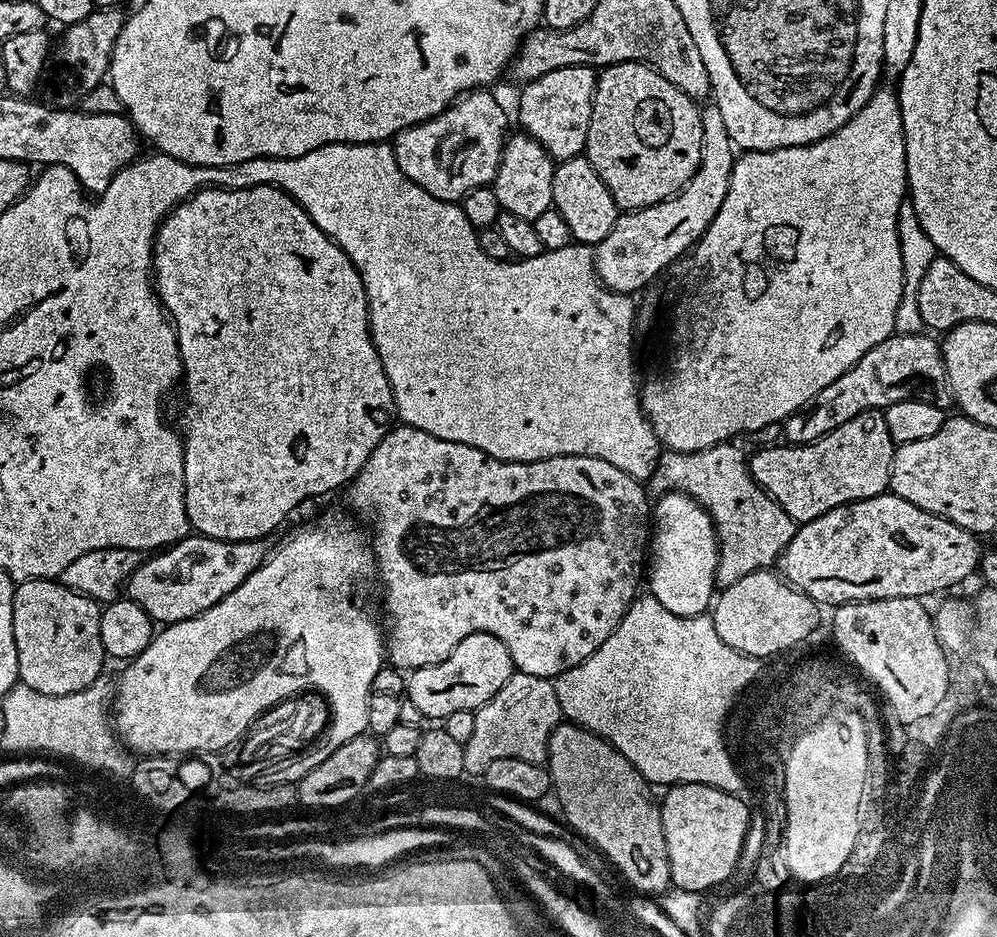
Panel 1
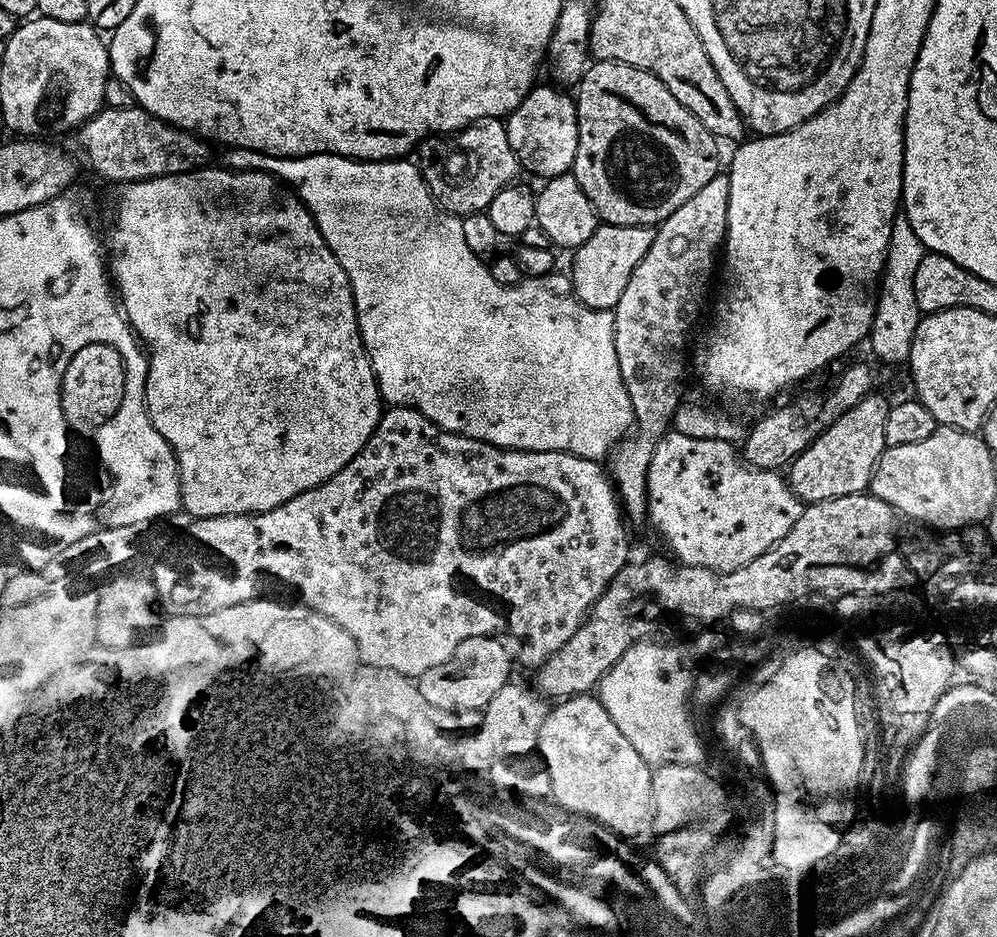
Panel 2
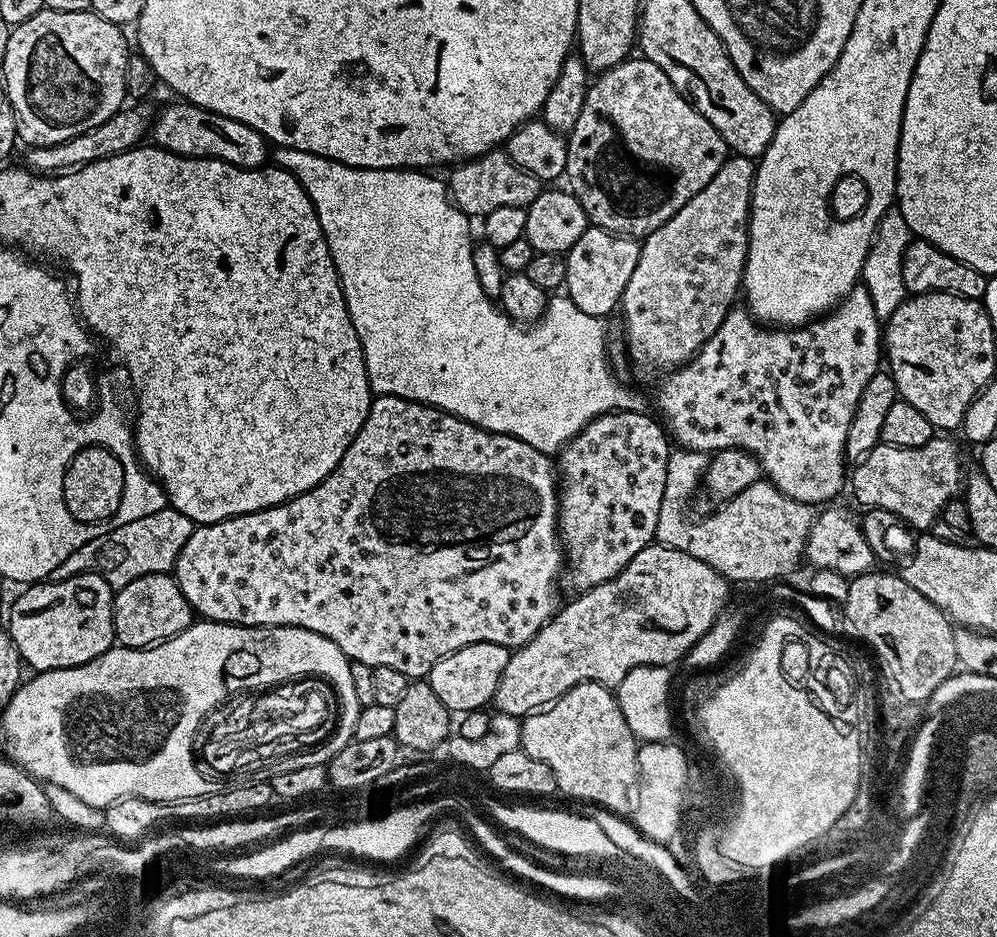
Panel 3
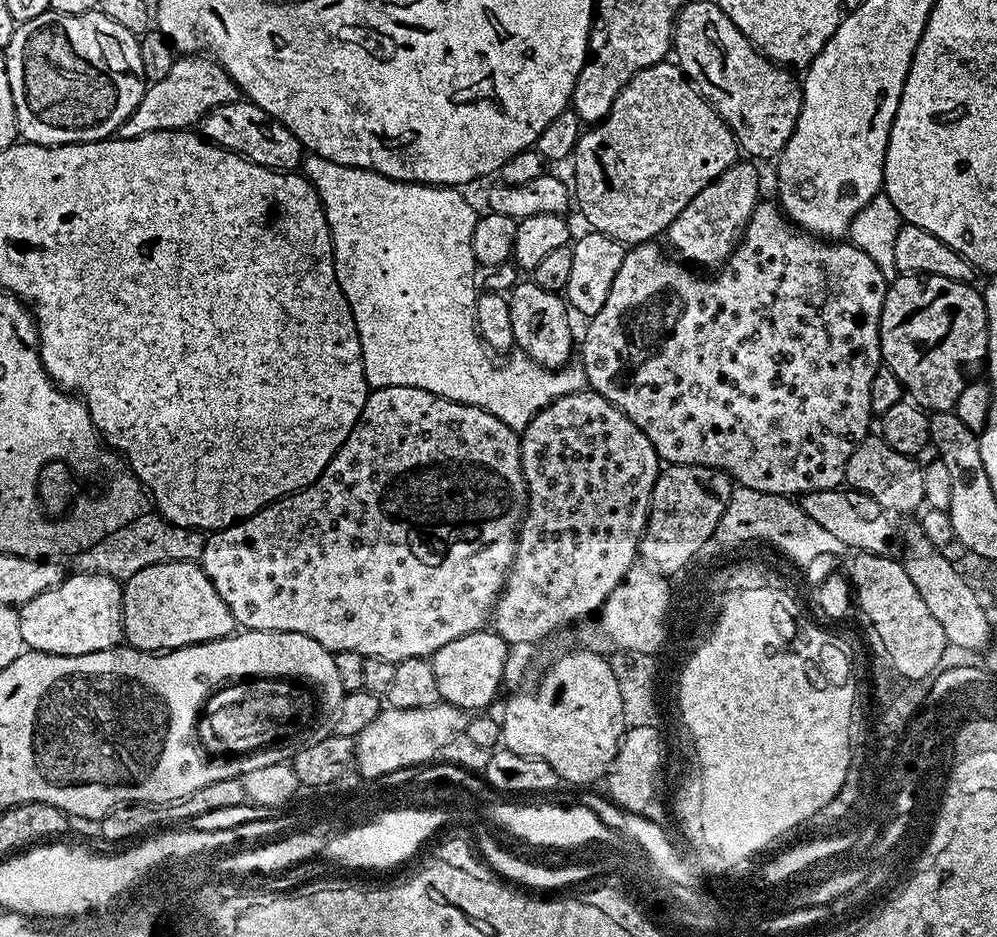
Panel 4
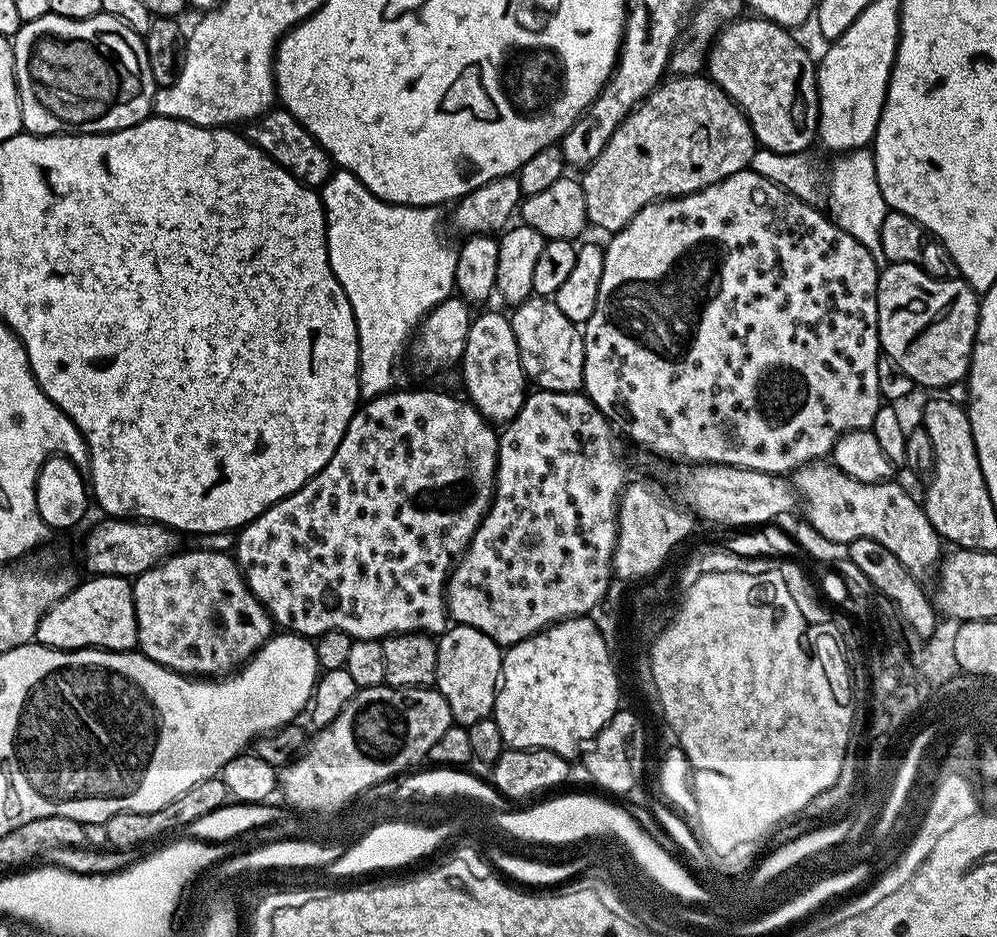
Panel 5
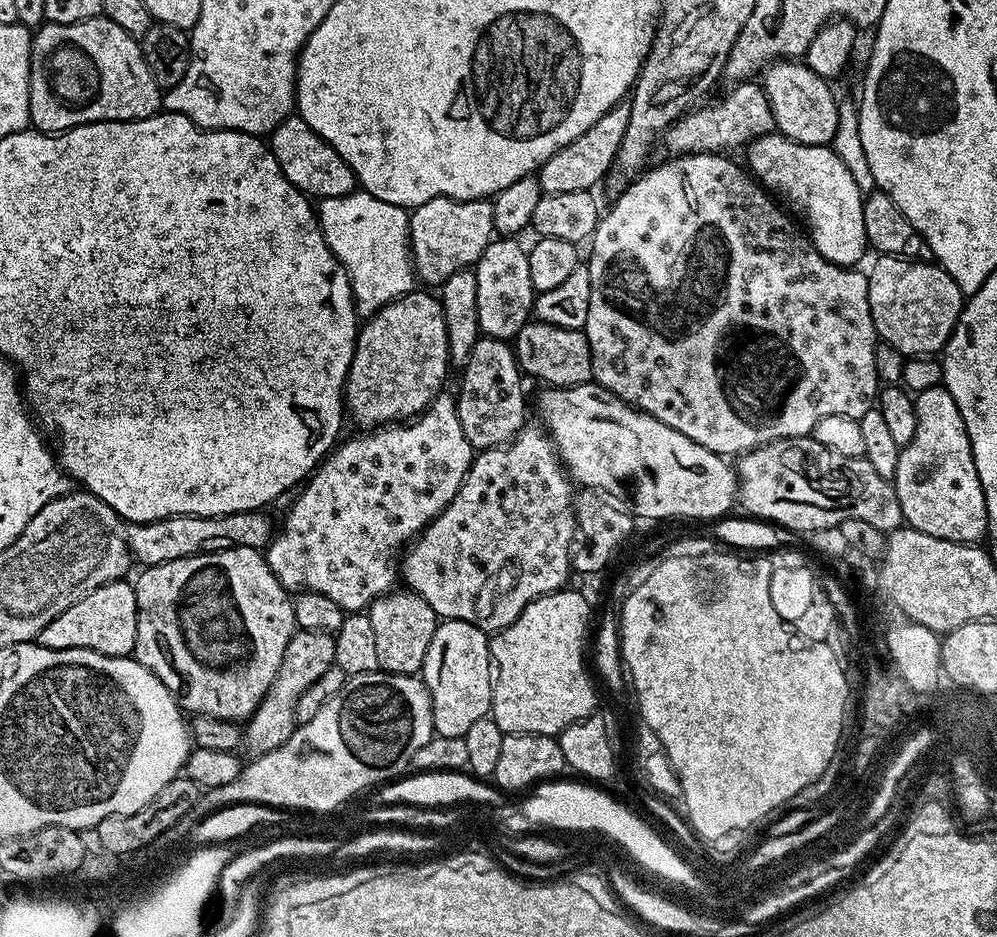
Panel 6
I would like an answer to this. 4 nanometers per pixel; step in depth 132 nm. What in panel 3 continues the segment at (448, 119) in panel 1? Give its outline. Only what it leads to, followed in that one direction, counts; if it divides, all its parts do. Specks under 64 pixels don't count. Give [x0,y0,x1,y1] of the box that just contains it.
[446,150,542,218]

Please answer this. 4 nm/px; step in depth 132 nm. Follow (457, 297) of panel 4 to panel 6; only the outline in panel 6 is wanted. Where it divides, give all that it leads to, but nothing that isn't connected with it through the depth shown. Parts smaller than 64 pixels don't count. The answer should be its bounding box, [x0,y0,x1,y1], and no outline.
[318,190,417,317]

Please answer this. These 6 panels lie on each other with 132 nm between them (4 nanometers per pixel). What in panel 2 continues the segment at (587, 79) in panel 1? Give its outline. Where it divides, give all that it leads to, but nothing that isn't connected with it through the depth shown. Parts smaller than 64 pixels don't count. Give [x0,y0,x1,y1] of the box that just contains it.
[505,85,578,180]

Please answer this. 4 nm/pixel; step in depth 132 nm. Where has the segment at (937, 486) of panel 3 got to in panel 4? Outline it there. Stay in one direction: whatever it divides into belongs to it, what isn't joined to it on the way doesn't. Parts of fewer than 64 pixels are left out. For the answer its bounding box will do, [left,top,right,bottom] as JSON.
[844,438,925,513]

